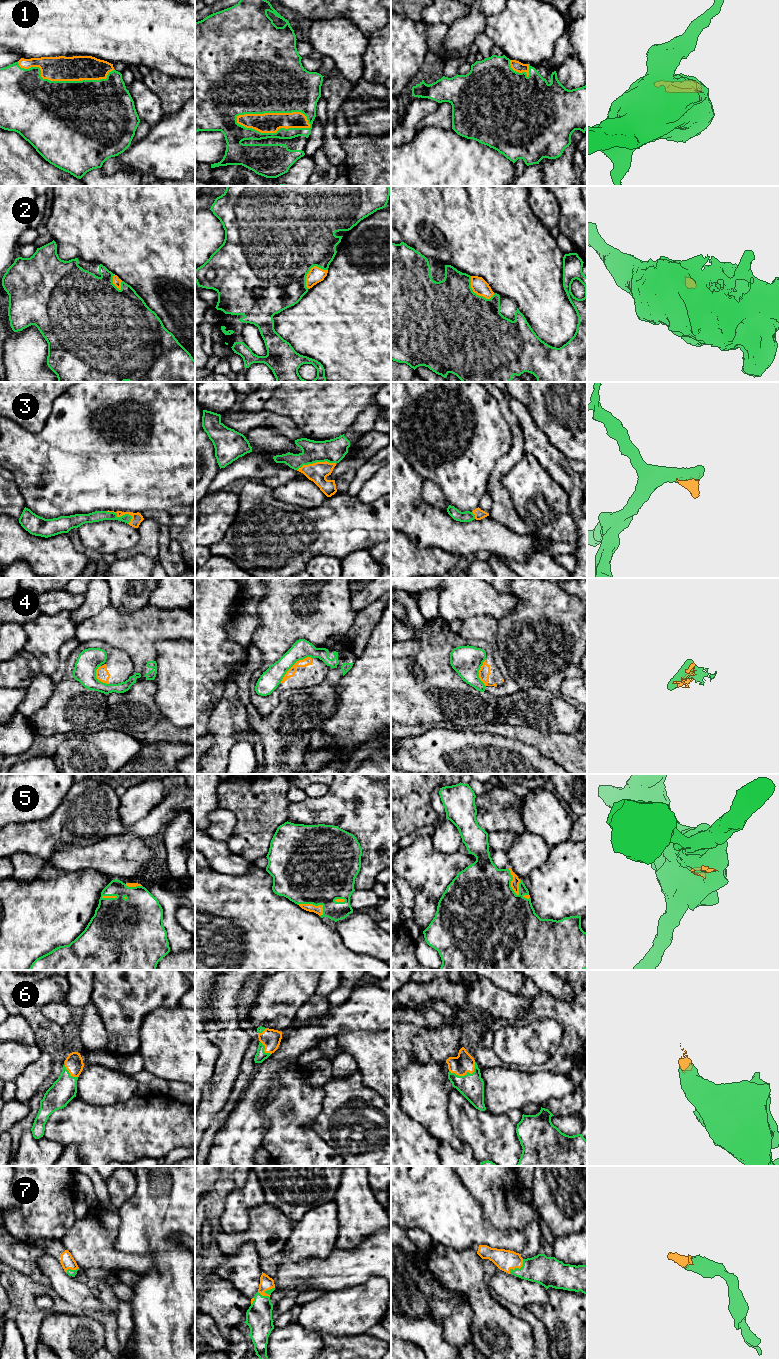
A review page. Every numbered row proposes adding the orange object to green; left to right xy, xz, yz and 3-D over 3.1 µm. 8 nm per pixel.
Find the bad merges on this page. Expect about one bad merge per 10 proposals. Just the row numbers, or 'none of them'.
4

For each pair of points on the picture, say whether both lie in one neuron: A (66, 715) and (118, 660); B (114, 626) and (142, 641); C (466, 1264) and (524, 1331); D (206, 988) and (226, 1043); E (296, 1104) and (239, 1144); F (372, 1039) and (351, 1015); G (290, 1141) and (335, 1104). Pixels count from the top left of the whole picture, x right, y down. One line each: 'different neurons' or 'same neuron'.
A: same neuron
B: same neuron
C: same neuron
D: different neurons
E: different neurons
F: different neurons
G: different neurons

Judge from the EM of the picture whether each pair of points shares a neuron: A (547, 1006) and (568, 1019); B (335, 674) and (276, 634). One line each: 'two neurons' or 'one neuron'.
A: one neuron
B: two neurons

